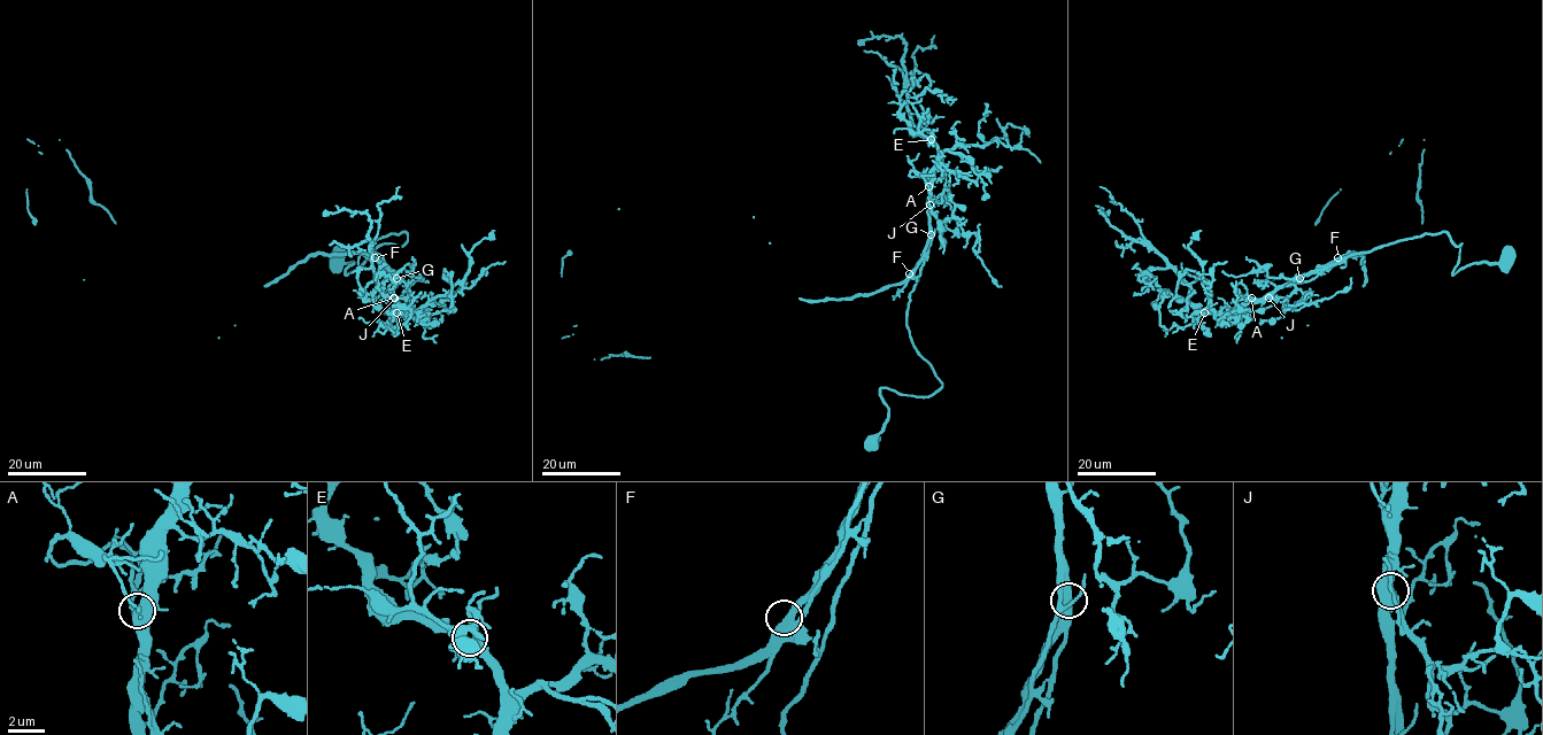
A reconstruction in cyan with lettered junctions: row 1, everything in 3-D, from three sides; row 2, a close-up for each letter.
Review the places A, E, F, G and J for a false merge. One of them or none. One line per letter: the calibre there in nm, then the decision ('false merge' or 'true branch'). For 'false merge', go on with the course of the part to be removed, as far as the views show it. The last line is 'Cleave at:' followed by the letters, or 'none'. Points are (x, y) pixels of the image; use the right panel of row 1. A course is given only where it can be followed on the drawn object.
A: 340 nm | true branch
E: 380 nm | true branch
F: 500 nm | true branch
G: 460 nm | true branch
J: 500 nm | true branch
Cleave at: none

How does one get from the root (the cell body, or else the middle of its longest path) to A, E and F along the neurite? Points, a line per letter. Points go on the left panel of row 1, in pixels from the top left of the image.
A: (334, 258), (353, 263), (349, 273), (383, 244), (403, 245), (404, 232), (371, 244), (395, 272), (393, 298)
E: (334, 258), (353, 263), (349, 273), (383, 244), (403, 245), (404, 232), (371, 244), (395, 272), (396, 312)
F: (334, 258), (353, 263), (349, 273), (407, 234), (377, 239), (375, 257)

